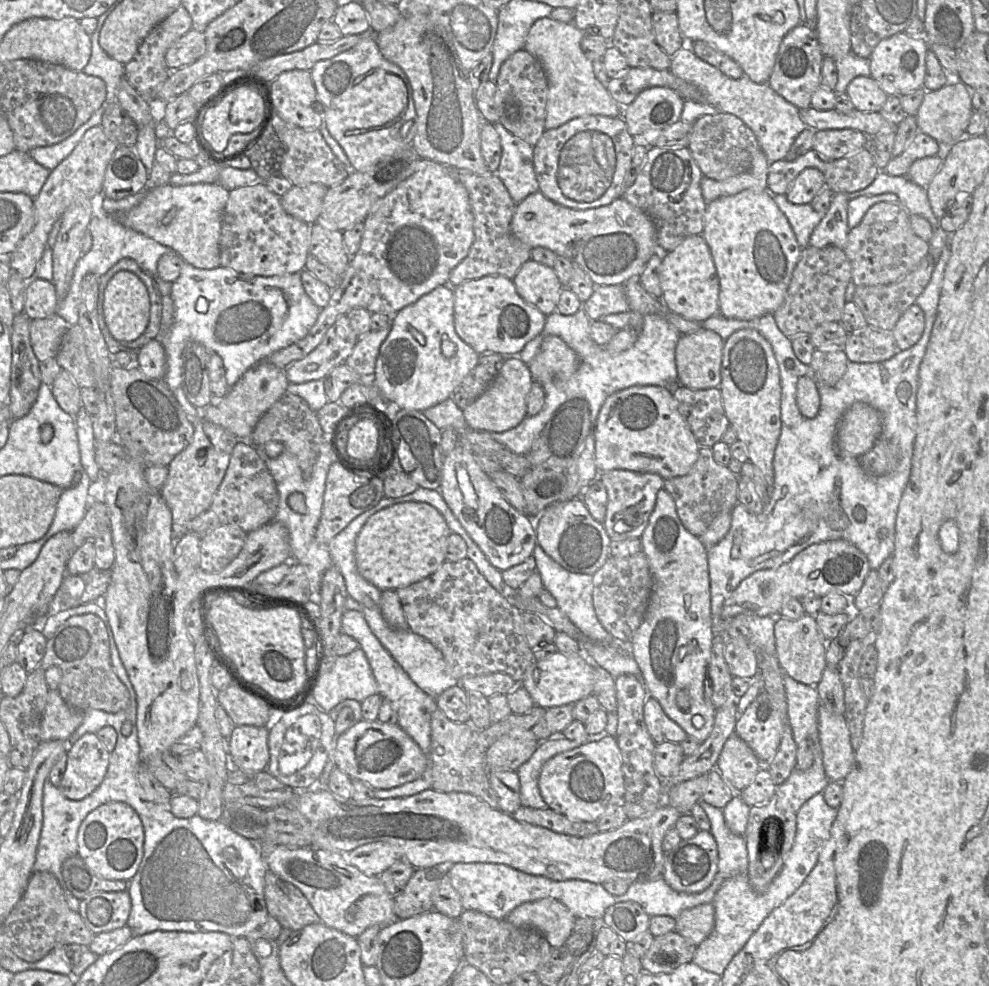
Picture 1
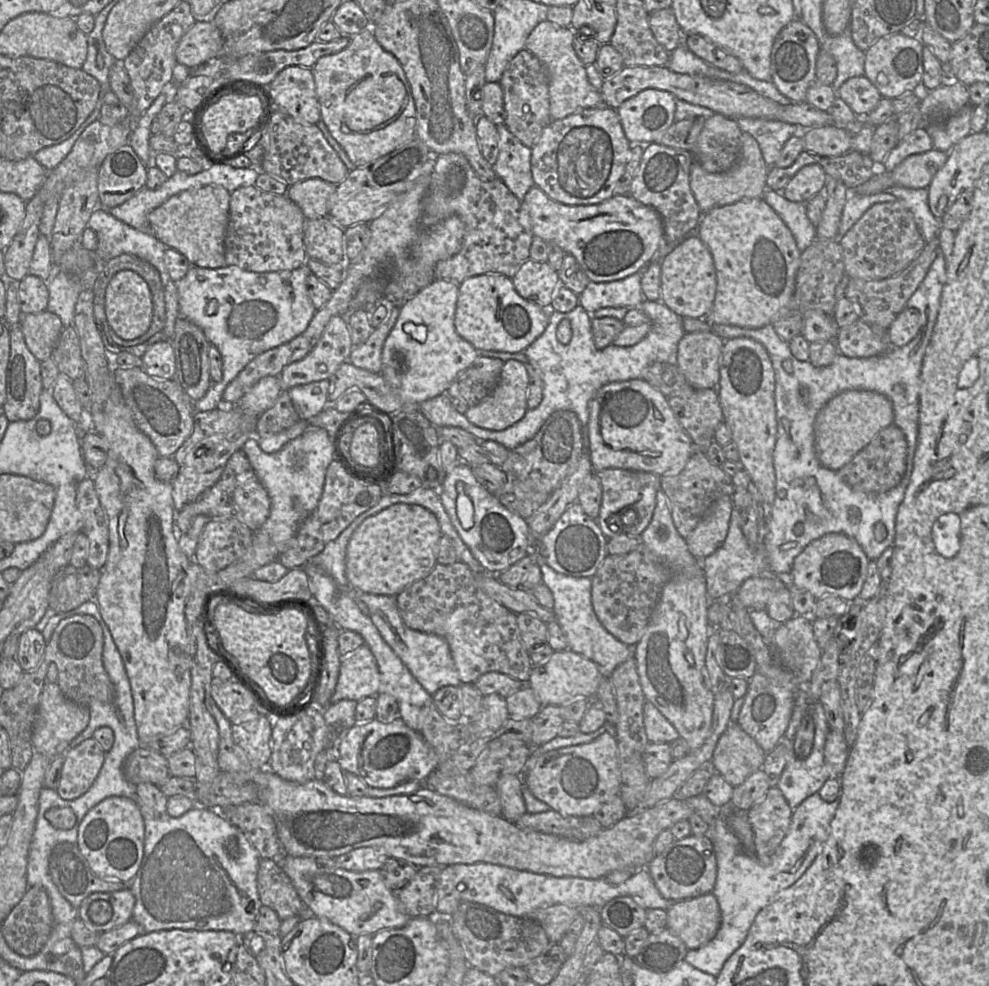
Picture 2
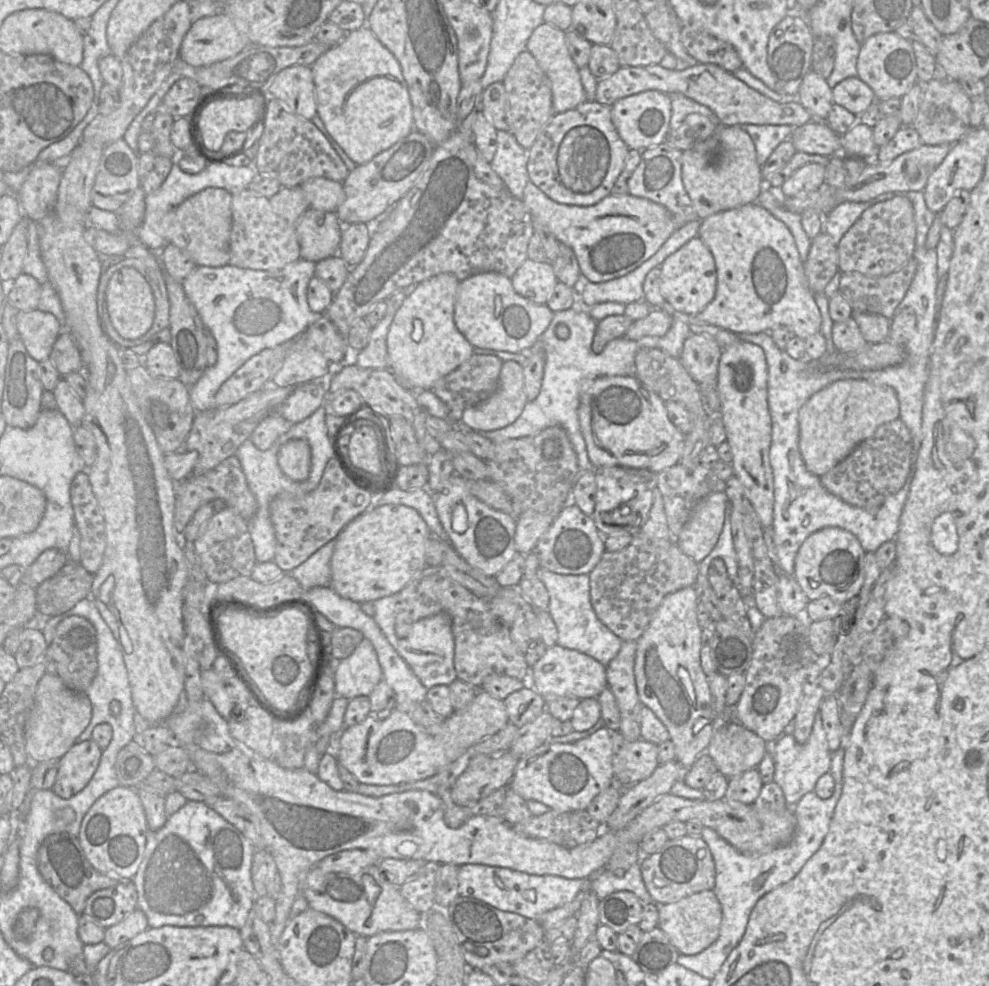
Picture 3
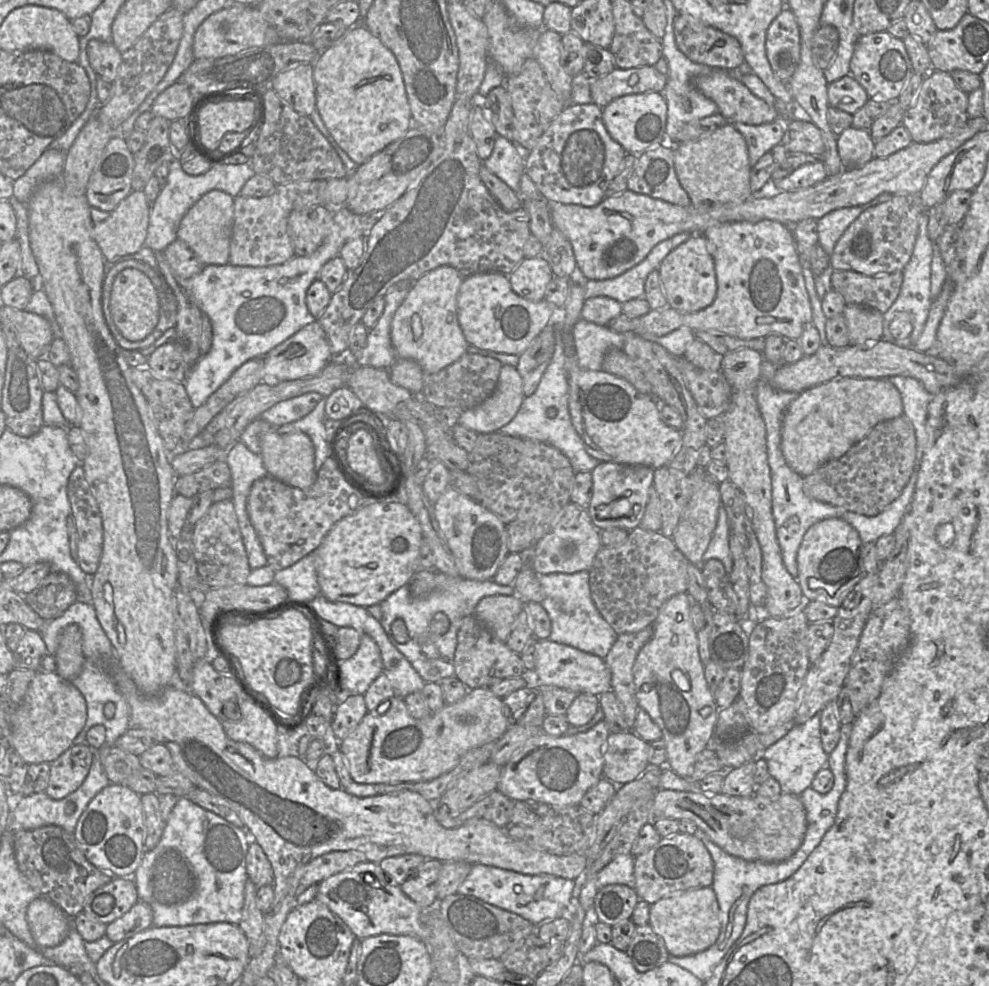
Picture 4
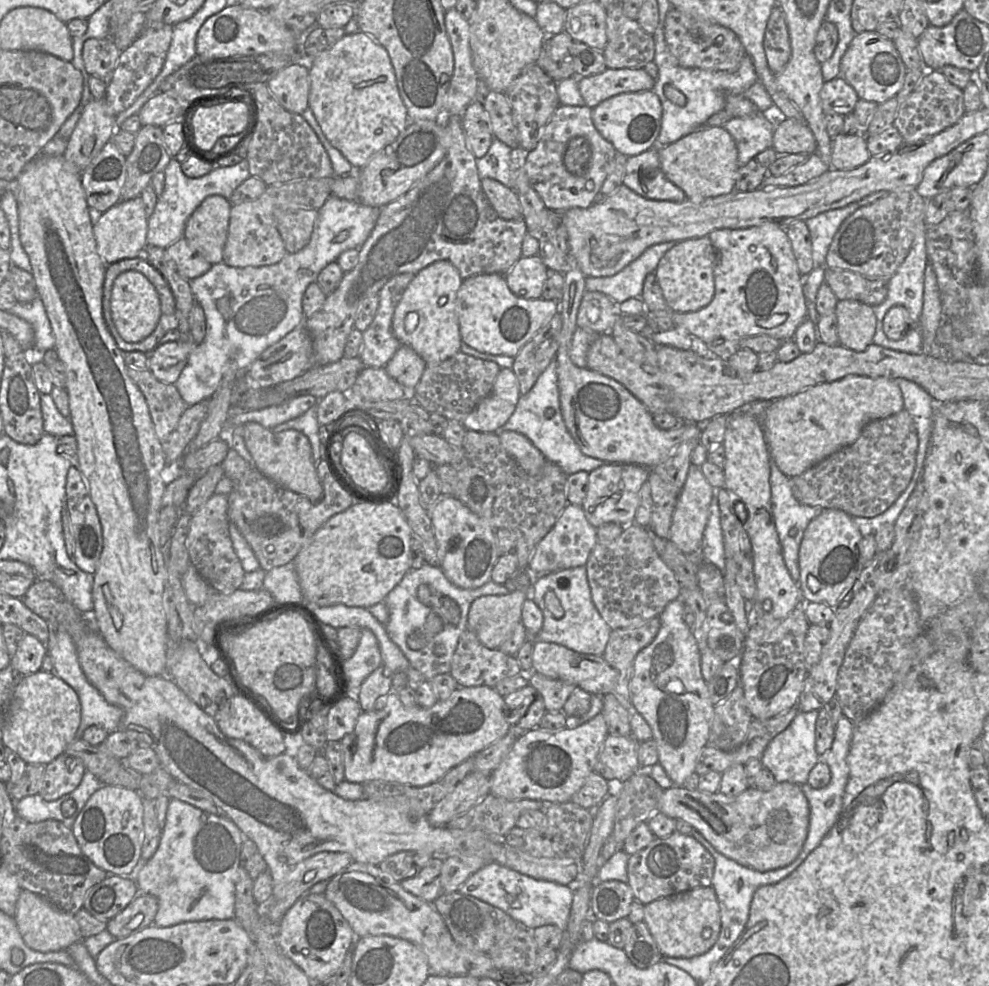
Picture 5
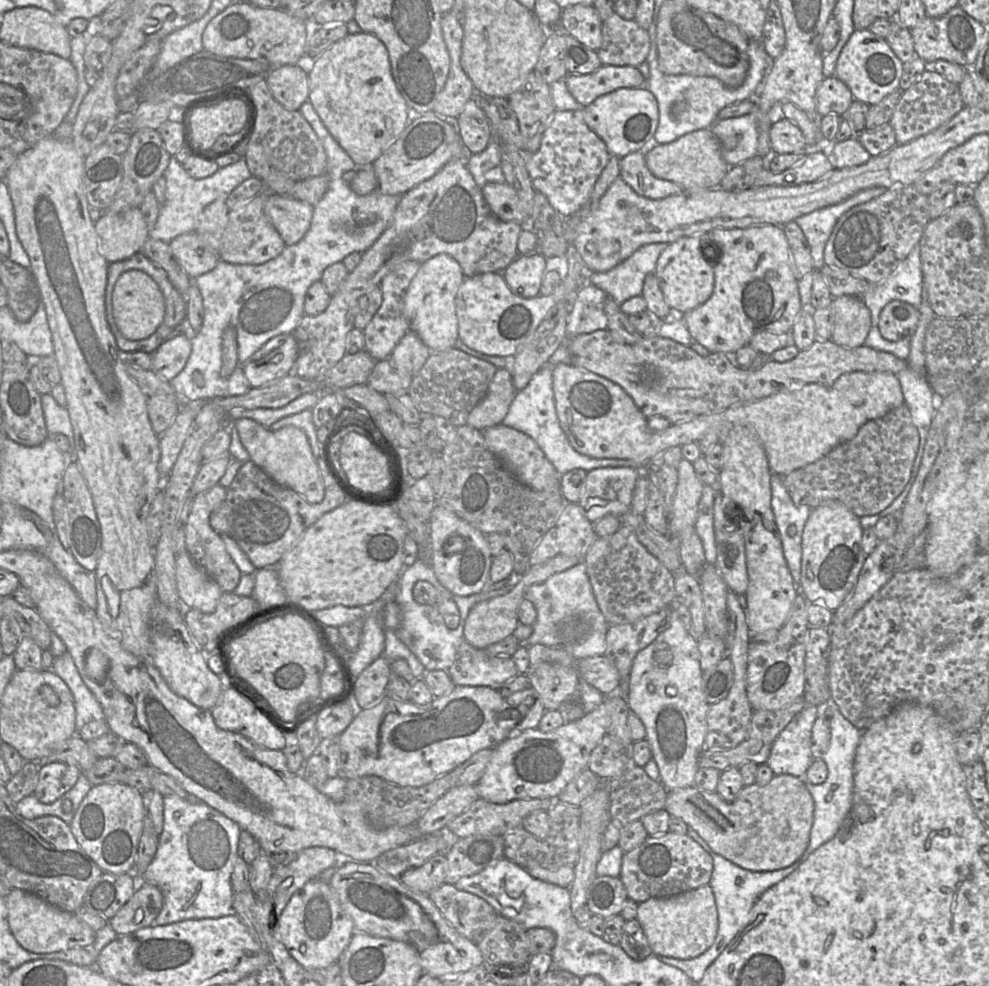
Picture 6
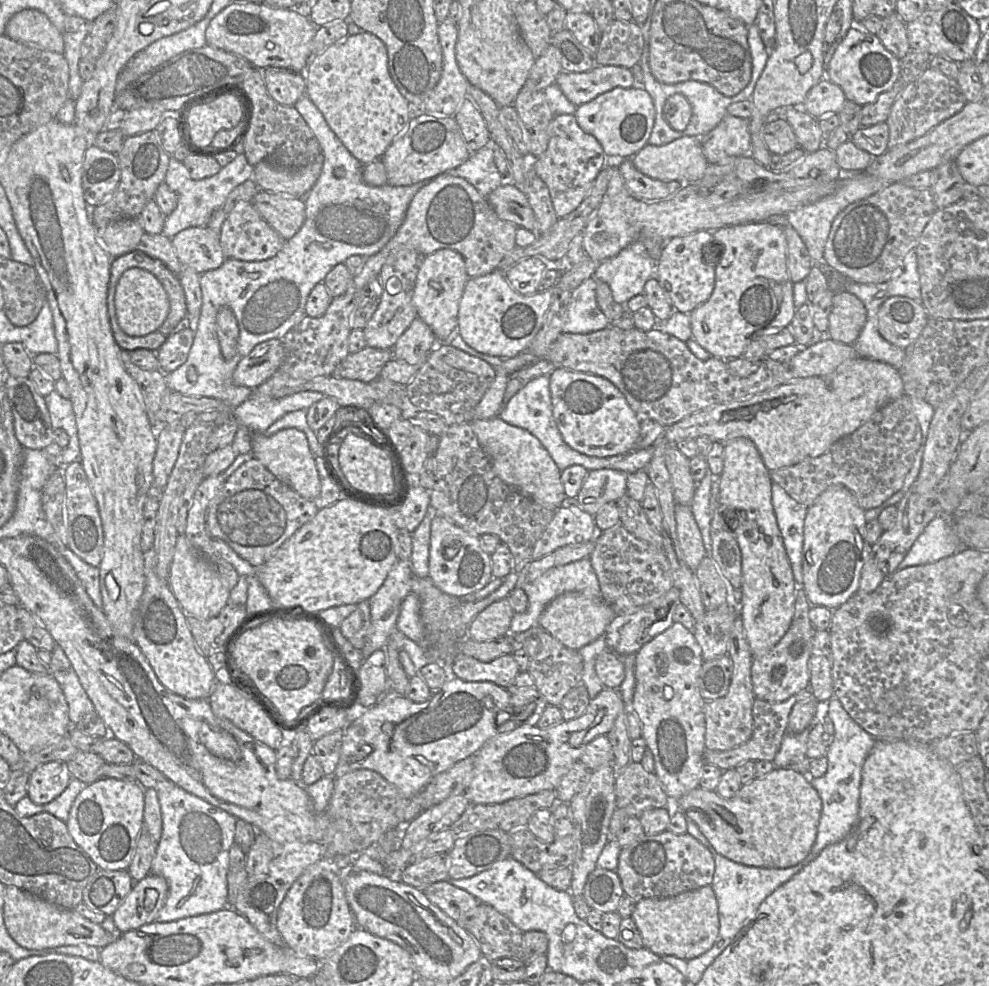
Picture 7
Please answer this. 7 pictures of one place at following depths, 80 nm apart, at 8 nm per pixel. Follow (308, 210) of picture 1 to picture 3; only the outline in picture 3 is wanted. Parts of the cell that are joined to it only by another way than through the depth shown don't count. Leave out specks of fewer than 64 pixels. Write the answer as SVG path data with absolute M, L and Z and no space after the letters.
M322 177L303 182L300 187L306 194L310 208L323 212L335 212L344 198L343 184Z

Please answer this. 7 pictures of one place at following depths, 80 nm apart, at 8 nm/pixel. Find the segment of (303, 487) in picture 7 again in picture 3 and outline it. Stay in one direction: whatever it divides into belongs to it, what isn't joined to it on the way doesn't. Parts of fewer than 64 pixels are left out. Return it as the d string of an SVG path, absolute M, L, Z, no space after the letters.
M304 439L290 440L283 444L277 454L282 472L294 481L304 481L311 469L311 448Z

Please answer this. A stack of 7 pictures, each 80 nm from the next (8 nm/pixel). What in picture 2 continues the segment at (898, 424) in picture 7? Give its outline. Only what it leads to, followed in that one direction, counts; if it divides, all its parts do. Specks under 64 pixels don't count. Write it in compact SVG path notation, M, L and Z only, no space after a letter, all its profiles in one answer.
M895 424L880 430L846 465L837 470L840 479L851 489L868 494L884 493L896 487L906 471L907 442Z

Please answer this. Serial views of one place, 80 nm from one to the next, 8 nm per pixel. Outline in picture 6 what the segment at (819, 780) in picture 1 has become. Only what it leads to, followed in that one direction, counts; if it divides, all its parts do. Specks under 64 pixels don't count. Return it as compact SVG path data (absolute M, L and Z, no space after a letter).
M805 706L778 735L766 761L774 775L806 777L815 760L811 752L811 737L817 717L817 707Z

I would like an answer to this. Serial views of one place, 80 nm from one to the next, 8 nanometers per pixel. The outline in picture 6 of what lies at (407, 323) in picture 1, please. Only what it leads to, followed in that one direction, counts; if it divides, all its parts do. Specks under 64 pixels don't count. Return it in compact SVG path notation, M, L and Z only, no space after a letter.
M441 253L420 264L408 287L404 316L409 323L409 330L416 333L431 352L454 348L458 339L455 298L464 278L459 263L453 257Z

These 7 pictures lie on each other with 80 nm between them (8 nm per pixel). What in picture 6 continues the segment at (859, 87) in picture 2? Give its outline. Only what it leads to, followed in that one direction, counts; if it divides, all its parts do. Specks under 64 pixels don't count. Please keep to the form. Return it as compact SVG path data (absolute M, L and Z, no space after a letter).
M836 76L824 78L815 95L816 112L823 117L827 114L843 115L854 97L849 87Z

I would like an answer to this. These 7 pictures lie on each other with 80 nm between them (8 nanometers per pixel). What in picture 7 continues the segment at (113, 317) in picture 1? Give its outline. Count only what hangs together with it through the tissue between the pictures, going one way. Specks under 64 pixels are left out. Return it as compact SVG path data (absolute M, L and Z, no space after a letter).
M129 268L119 278L114 294L116 320L130 337L142 337L156 331L169 312L168 296L157 278L142 268Z

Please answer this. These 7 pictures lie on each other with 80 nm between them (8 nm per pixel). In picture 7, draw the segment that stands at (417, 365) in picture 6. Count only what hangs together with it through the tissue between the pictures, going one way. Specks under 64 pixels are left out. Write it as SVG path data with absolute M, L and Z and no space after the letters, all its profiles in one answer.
M416 317L393 347L393 358L409 364L423 363L437 344L431 328Z

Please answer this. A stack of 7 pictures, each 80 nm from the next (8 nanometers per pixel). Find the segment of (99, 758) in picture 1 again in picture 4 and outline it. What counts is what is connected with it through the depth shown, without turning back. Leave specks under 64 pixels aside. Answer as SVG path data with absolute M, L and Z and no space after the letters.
M87 743L72 745L50 763L50 778L45 793L60 800L76 791L84 782L96 750Z

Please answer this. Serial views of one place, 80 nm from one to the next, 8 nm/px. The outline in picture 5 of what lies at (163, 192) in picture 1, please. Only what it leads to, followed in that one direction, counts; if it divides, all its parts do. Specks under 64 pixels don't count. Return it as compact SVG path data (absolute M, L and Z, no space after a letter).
M221 195L203 200L187 220L184 238L206 261L223 262L232 204Z

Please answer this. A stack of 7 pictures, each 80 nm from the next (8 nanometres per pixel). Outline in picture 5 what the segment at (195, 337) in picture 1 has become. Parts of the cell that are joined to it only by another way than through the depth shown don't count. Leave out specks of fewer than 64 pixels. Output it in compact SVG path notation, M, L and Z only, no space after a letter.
M330 195L318 210L309 243L299 252L287 253L278 263L260 267L232 267L224 262L213 264L205 274L191 280L190 286L195 301L205 312L206 335L202 343L194 344L188 363L174 384L184 402L193 406L208 401L218 389L231 364L235 364L241 371L246 371L268 347L302 326L307 319L303 312L302 299L308 285L317 281L322 269L336 261L341 253L353 248L360 249L372 232L379 214L380 208Z

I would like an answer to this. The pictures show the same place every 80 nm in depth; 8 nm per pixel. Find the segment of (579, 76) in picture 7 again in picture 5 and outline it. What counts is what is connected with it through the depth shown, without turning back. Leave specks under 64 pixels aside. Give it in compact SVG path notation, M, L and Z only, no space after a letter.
M607 68L602 73L578 78L579 92L590 108L620 93L652 90L654 84L655 79L643 68Z

